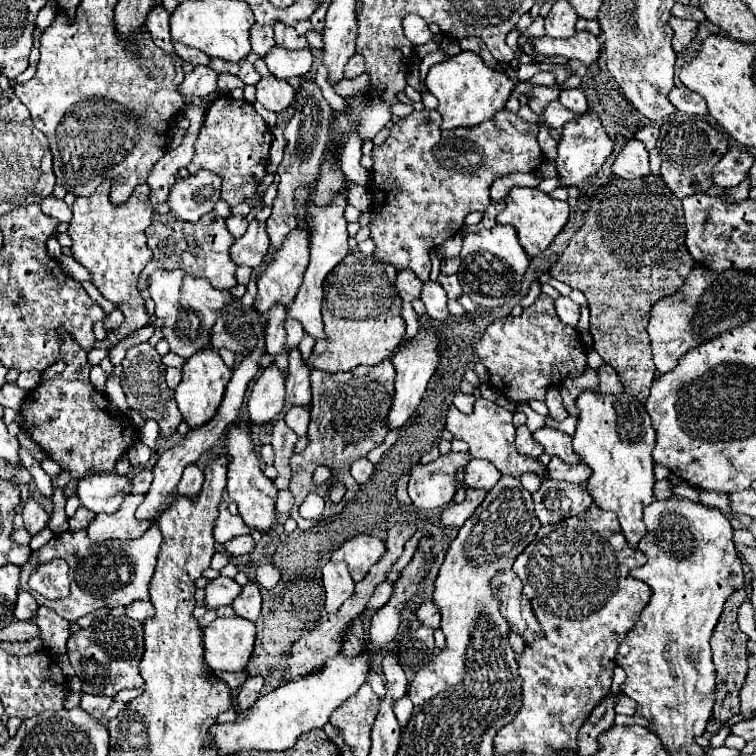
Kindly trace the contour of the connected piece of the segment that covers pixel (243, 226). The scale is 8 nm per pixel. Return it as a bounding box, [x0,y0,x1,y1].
[227,214,249,238]

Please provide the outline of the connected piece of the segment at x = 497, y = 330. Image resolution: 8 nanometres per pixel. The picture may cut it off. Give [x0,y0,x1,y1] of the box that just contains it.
[475,294,587,402]

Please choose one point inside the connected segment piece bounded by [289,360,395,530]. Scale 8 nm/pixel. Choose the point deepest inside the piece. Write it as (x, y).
(349, 409)

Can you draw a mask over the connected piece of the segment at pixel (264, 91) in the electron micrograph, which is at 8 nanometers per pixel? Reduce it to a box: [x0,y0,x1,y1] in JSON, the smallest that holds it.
[255,58,295,112]

